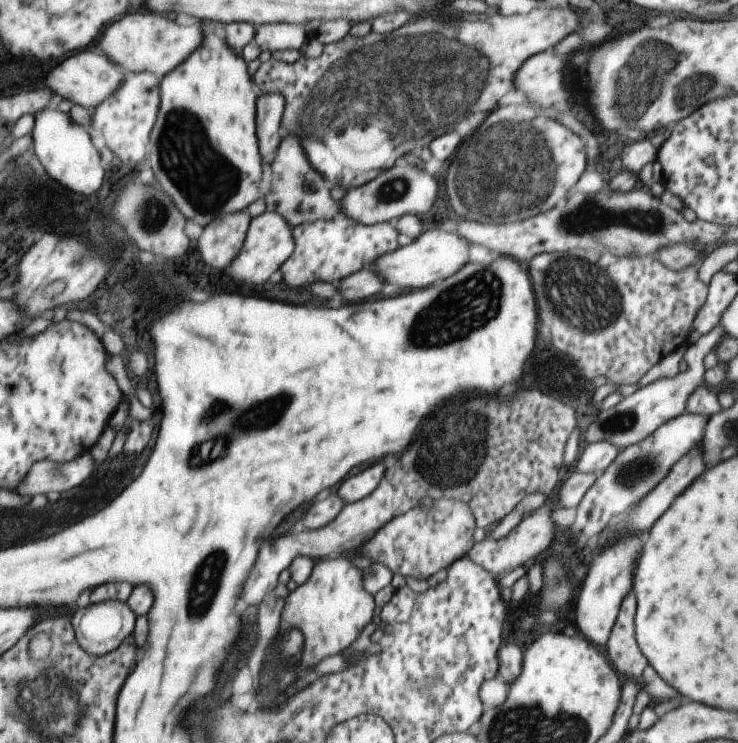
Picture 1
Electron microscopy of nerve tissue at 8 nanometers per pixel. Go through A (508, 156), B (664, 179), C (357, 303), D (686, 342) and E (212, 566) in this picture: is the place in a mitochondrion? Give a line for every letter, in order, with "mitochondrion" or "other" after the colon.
A: mitochondrion
B: other
C: other
D: other
E: mitochondrion

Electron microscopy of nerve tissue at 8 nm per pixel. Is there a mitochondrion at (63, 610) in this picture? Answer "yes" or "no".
no

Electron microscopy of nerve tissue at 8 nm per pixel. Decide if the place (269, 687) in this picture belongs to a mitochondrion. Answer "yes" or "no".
yes

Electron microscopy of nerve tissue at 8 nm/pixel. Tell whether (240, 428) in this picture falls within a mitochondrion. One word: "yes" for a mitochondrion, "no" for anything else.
yes

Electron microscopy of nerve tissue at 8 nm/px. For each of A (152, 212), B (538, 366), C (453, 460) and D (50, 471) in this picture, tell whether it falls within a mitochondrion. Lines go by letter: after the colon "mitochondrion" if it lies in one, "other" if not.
A: mitochondrion
B: other
C: mitochondrion
D: mitochondrion

